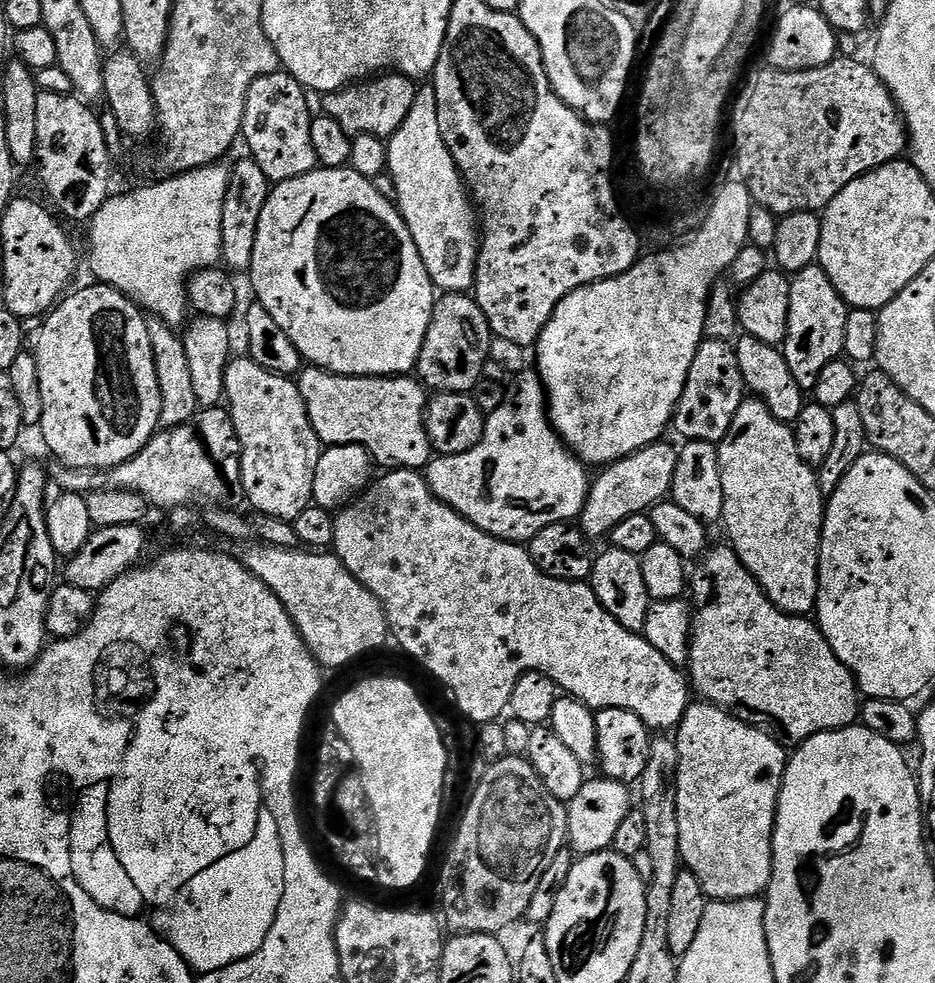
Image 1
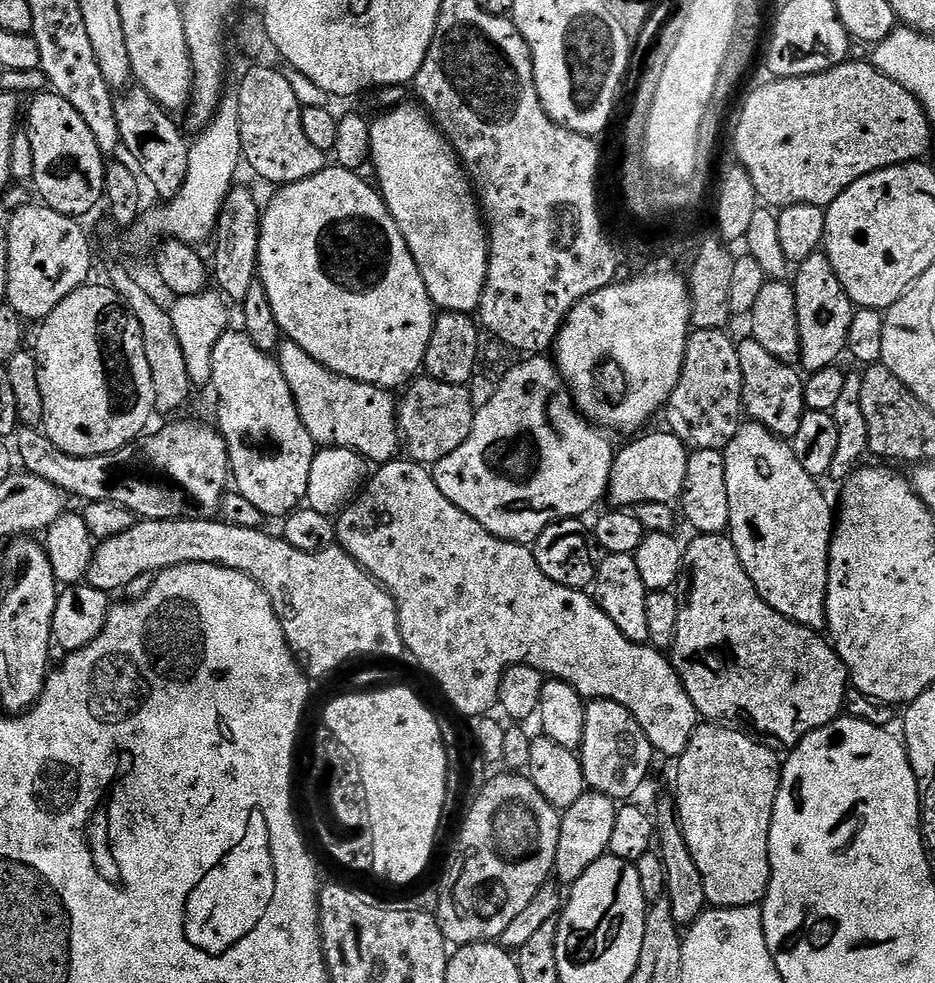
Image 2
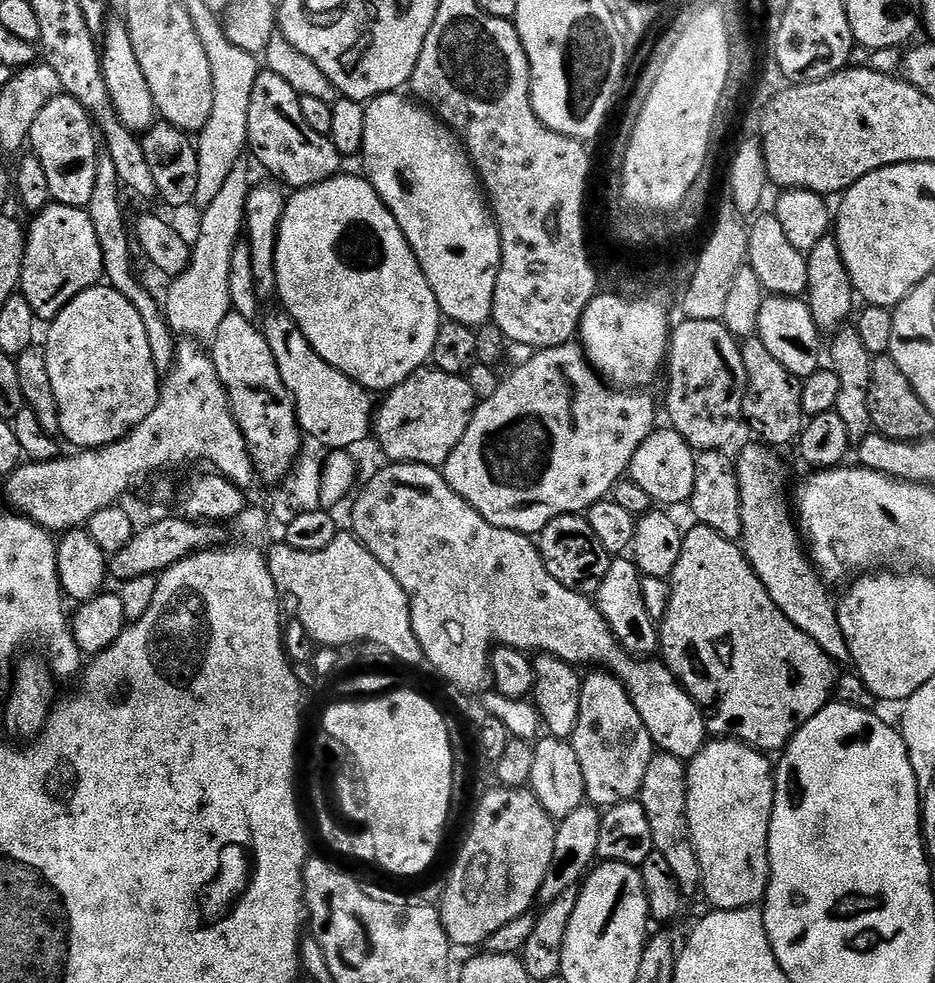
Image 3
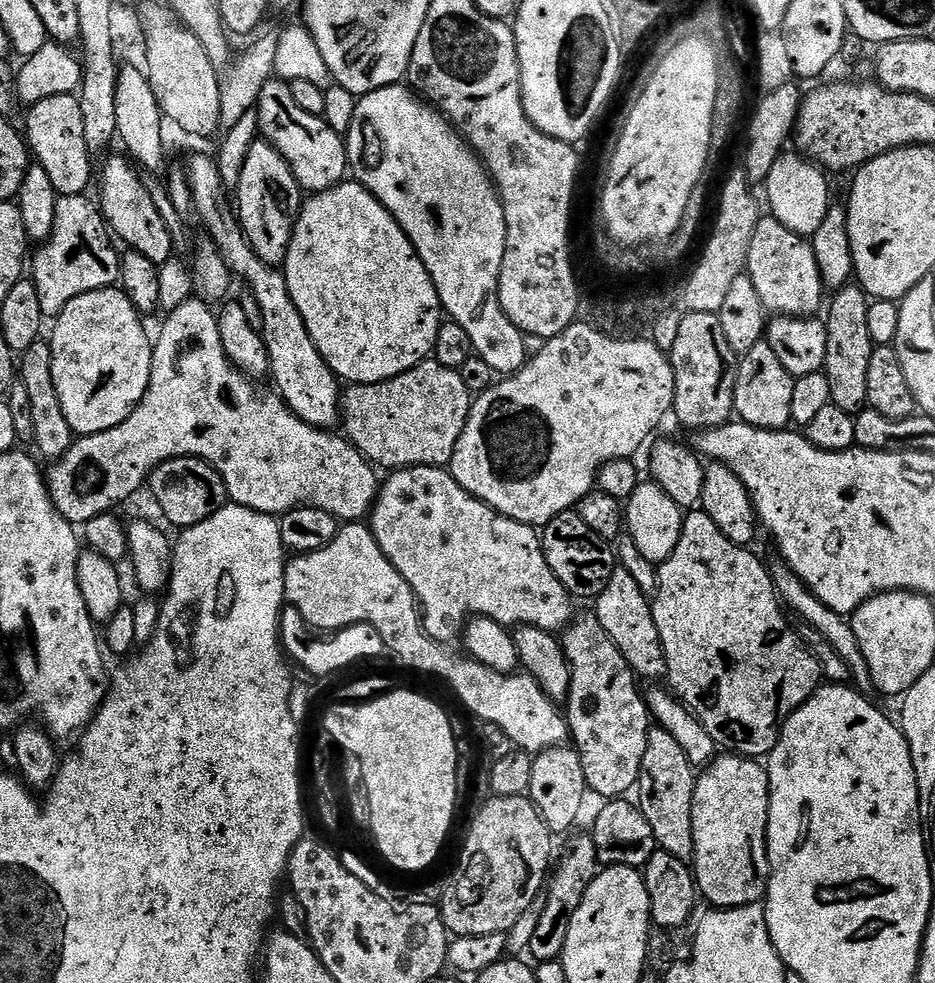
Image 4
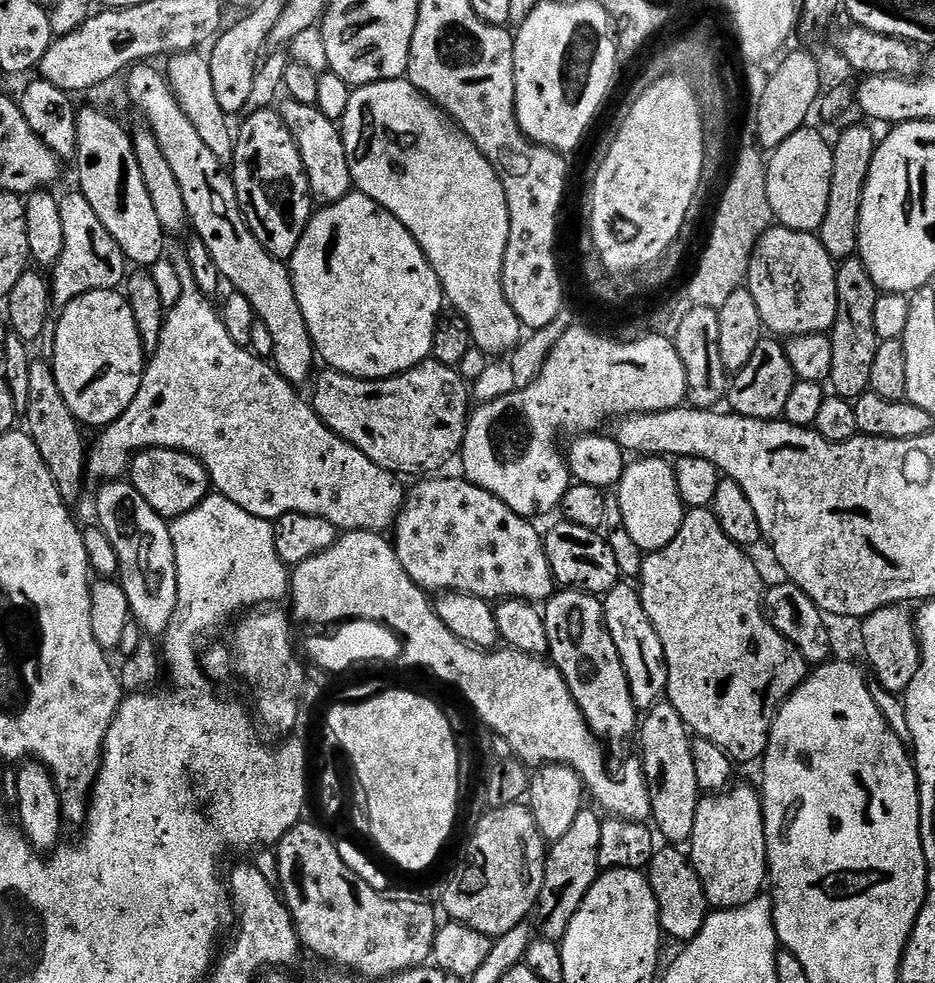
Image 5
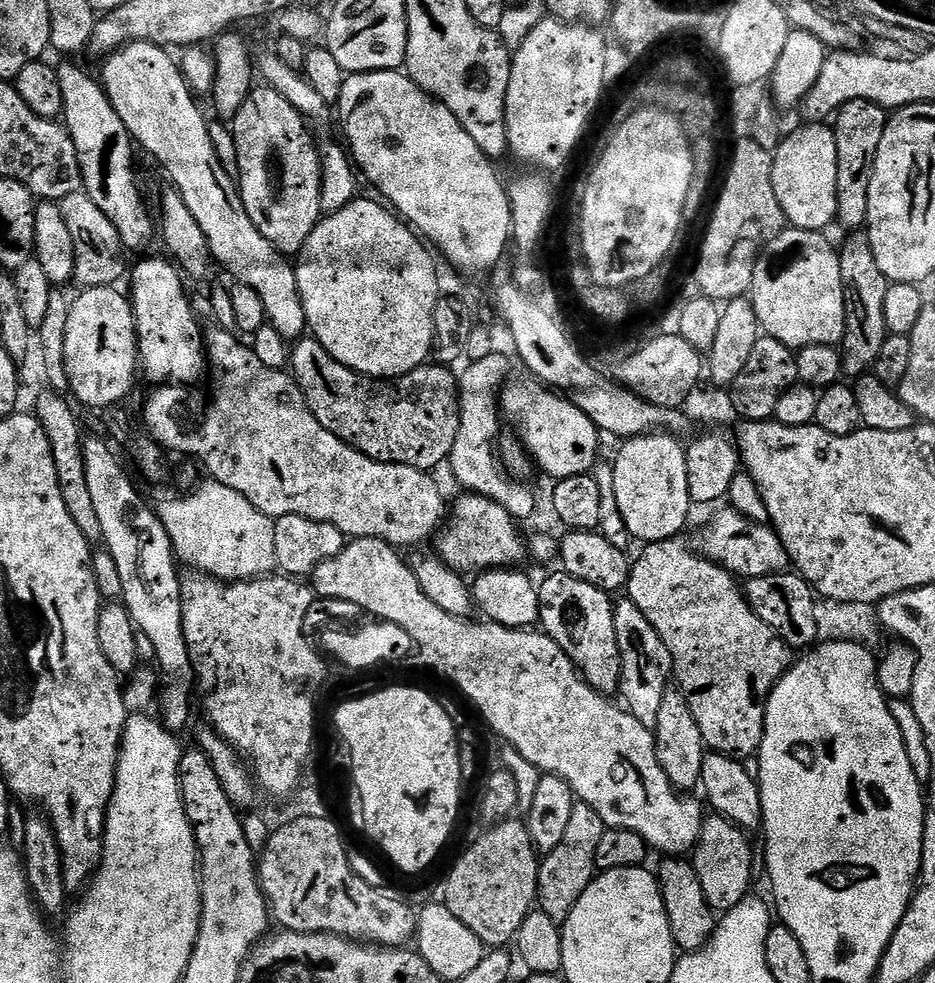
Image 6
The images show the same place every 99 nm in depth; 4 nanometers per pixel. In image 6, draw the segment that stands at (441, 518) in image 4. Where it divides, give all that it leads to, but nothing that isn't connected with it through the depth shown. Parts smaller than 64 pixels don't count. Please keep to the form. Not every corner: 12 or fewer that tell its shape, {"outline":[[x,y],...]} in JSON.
{"outline":[[465,491],[434,537],[458,573],[526,560],[518,521]]}

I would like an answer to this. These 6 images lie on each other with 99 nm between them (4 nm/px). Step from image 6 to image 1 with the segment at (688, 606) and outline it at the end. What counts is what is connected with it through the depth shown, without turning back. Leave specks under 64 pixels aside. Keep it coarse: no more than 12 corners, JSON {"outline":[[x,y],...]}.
{"outline":[[731,546],[690,576],[701,701],[803,744],[862,693]]}

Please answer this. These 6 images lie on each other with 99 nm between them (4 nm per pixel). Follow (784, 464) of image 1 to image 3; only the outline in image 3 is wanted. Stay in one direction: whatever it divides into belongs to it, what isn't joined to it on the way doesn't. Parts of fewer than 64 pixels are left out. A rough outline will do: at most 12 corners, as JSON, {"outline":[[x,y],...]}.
{"outline":[[755,442],[735,457],[744,557],[774,606],[837,665],[829,585]]}

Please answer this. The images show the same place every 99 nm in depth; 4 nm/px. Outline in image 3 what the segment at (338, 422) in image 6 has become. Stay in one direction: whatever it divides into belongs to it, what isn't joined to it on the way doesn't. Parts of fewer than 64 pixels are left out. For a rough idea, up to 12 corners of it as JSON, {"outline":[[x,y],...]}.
{"outline":[[414,370],[374,412],[398,464],[440,468],[476,413],[467,375]]}

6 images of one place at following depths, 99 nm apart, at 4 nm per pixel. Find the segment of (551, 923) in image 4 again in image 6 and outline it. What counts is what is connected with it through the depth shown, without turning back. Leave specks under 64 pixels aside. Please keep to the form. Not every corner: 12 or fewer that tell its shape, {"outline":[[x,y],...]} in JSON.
{"outline":[[578,802],[541,859],[539,911],[563,925],[596,879],[598,810]]}

